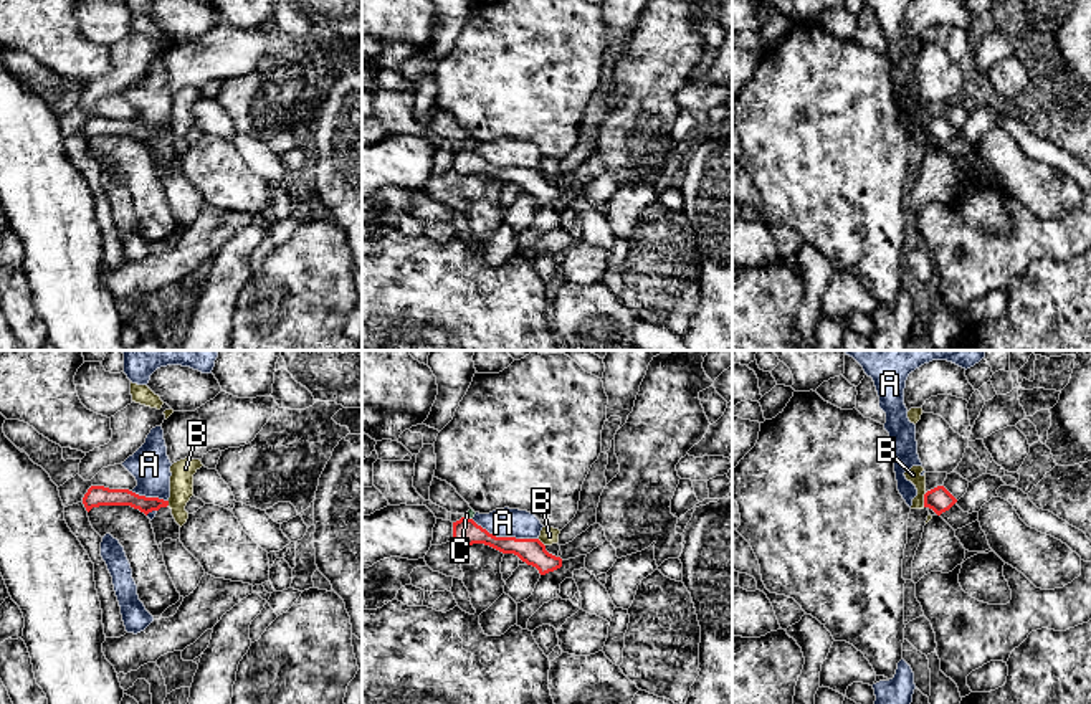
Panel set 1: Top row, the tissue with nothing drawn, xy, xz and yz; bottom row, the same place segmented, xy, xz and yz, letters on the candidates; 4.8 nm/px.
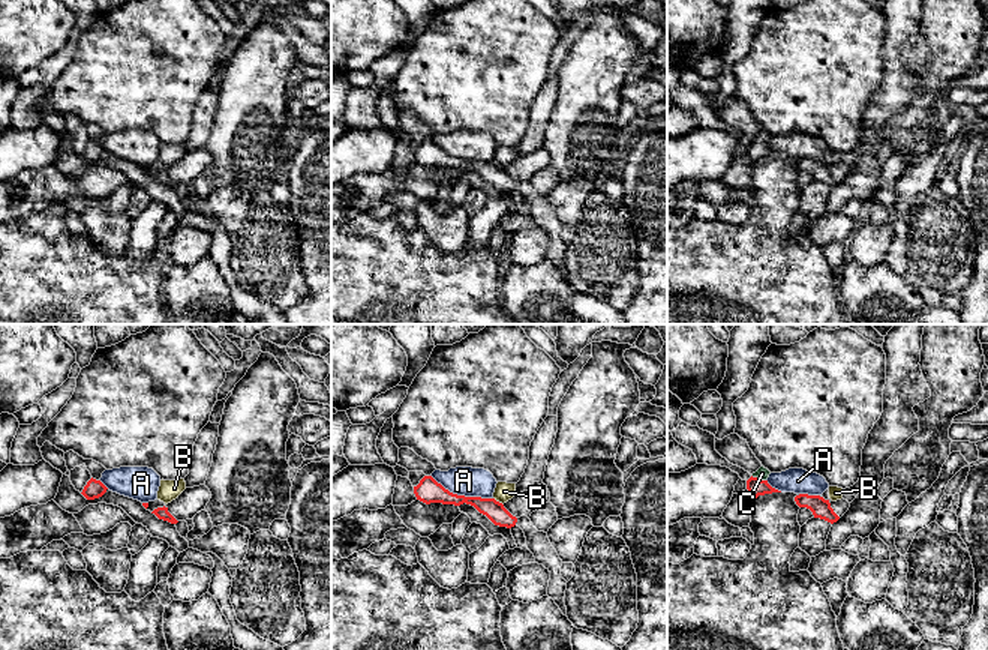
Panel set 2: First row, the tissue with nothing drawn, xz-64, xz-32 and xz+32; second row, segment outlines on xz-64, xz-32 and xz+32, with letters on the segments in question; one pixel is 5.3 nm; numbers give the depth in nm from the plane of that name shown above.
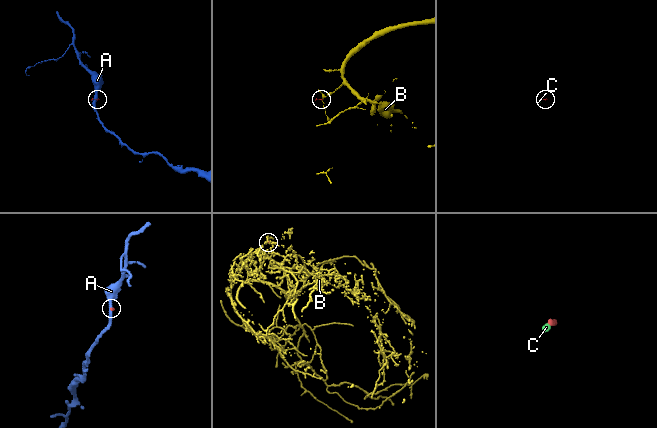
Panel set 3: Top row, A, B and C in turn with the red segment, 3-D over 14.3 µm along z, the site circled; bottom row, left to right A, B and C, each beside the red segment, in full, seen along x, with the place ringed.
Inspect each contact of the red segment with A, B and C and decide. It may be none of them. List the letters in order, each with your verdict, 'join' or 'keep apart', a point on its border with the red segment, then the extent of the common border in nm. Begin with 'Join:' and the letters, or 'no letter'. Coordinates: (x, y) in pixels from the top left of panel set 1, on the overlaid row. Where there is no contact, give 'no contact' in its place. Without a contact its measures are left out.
Join: C
A: keep apart; contact xz (505, 537); length 340 nm
B: keep apart; contact yz (924, 499); length 70 nm
C: join; contact xz (466, 518); length 50 nm

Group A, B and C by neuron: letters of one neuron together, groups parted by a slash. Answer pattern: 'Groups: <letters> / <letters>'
Groups: A / B / C

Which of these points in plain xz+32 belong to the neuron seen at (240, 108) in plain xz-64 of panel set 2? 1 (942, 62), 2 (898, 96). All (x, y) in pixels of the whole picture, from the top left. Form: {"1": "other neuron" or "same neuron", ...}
{"1": "same neuron", "2": "other neuron"}

